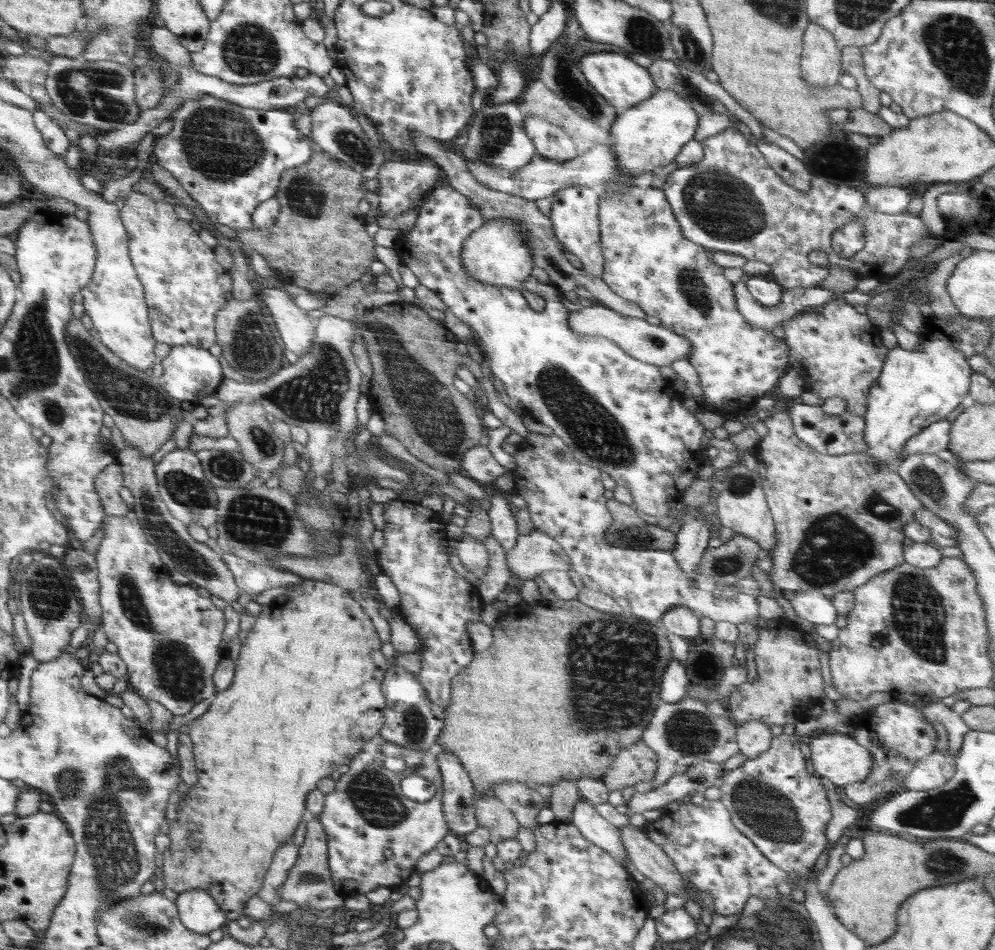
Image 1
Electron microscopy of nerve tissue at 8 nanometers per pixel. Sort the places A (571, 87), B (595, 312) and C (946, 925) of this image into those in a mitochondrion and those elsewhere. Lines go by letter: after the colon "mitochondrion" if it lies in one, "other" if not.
A: mitochondrion
B: other
C: other

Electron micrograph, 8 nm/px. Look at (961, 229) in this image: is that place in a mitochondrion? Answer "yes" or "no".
no

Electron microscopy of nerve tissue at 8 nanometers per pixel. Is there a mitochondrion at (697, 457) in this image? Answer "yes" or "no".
no

